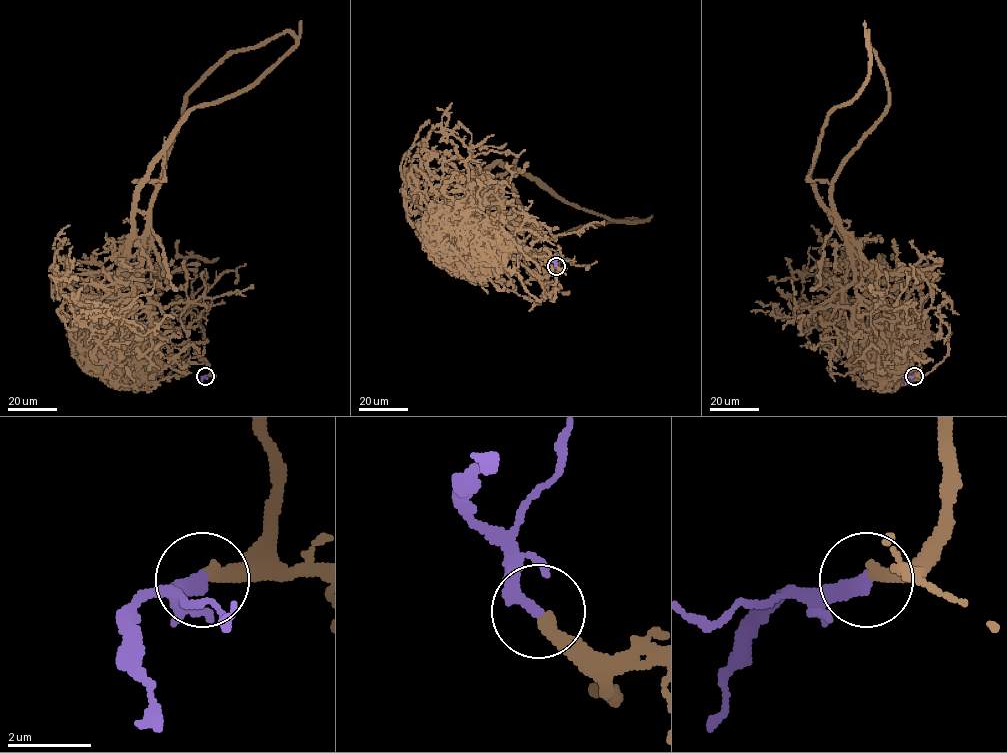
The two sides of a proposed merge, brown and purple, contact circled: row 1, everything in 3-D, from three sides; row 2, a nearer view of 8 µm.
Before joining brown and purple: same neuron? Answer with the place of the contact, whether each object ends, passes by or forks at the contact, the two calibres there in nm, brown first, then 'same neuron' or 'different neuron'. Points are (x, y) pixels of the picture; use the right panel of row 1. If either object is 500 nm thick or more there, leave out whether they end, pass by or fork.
at (914, 376); brown ends there; purple ends there; 340 nm thick on the brown side, 360 nm on the other; same neuron

